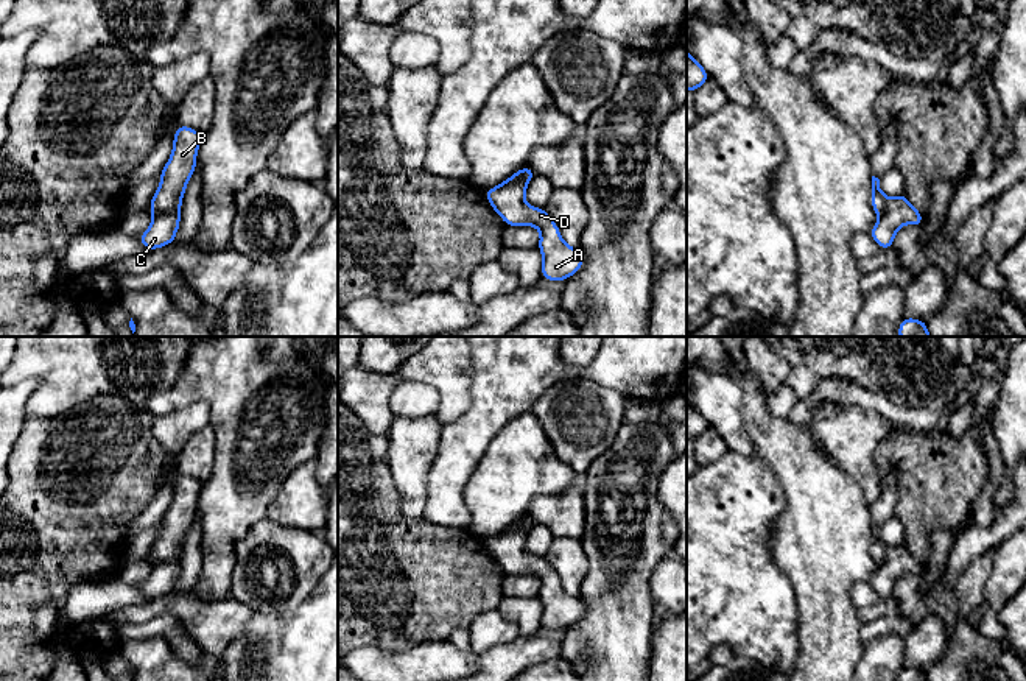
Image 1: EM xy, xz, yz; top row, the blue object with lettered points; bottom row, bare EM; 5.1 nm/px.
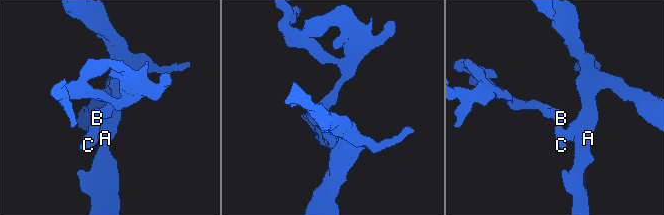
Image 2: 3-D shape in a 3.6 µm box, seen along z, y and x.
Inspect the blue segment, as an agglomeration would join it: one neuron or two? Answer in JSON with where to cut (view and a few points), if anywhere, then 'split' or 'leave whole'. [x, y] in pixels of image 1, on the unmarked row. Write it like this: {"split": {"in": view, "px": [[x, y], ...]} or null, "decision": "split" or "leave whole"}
{"split": {"in": "xy", "px": [[176, 560], [153, 563]]}, "decision": "split"}

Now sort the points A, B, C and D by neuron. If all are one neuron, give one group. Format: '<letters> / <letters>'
A C D / B

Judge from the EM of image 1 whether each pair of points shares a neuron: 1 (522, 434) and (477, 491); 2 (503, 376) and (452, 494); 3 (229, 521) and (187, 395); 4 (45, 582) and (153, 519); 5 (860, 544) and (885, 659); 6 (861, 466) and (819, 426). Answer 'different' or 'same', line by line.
1: same
2: same
3: same
4: different
5: different
6: same

